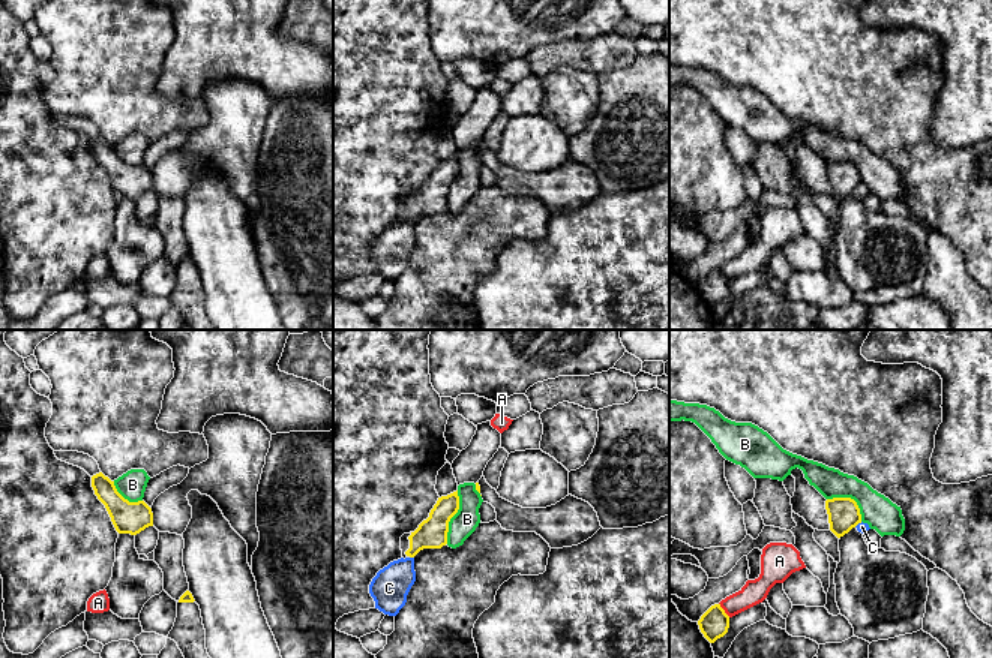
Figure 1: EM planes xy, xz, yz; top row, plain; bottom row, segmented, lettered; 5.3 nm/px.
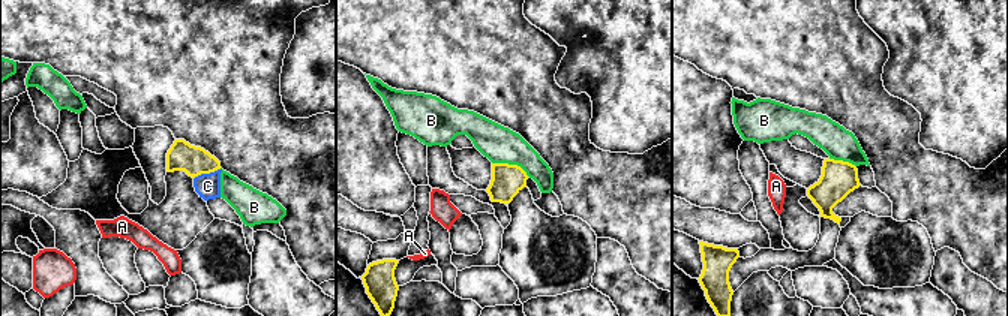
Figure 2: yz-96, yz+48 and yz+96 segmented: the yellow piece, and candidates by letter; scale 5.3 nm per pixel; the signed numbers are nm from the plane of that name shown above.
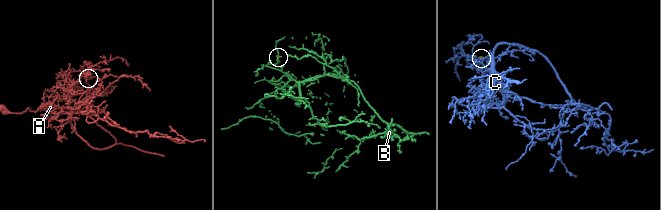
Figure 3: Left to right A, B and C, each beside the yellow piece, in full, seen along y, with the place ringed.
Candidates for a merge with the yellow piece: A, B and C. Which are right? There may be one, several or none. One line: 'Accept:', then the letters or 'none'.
Accept: none

